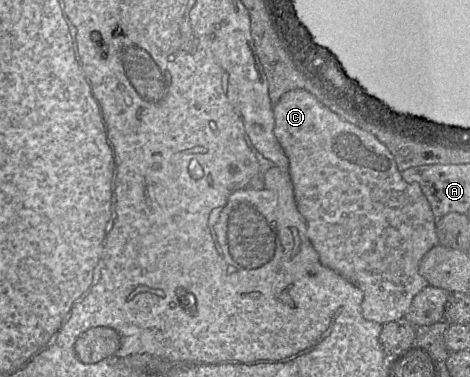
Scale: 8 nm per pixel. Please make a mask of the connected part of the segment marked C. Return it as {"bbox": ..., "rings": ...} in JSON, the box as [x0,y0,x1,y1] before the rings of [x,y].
{"bbox":[273,89,439,325],"rings":[[[297,89],[285,93],[277,104],[274,105],[273,113],[273,132],[288,159],[296,204],[306,222],[307,237],[318,253],[320,262],[324,266],[336,271],[363,292],[361,310],[364,319],[383,325],[402,318],[409,309],[413,298],[429,285],[426,279],[419,274],[419,263],[431,248],[439,244],[436,219],[419,184],[417,182],[407,183],[403,180],[392,154],[373,135],[344,121],[307,91]]]}

